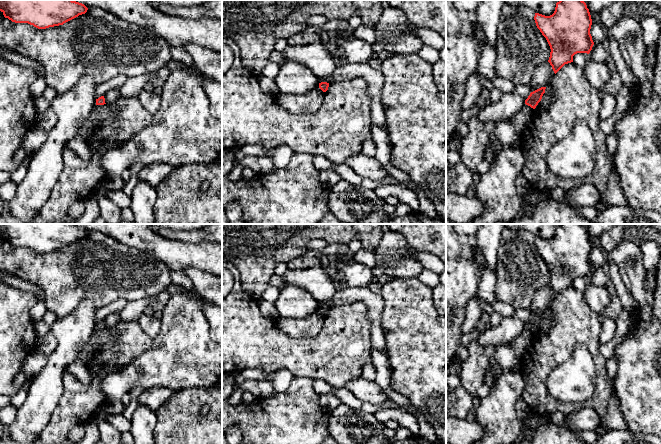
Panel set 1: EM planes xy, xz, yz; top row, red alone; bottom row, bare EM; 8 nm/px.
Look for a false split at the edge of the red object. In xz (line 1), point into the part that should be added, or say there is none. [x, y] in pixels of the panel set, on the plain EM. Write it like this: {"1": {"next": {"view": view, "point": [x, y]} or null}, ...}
{"1": {"next": null}}

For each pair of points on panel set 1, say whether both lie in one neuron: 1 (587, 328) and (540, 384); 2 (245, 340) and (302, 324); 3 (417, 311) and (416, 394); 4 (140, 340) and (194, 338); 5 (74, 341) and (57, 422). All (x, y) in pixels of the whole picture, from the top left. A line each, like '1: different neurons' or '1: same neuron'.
1: same neuron
2: different neurons
3: same neuron
4: different neurons
5: different neurons

